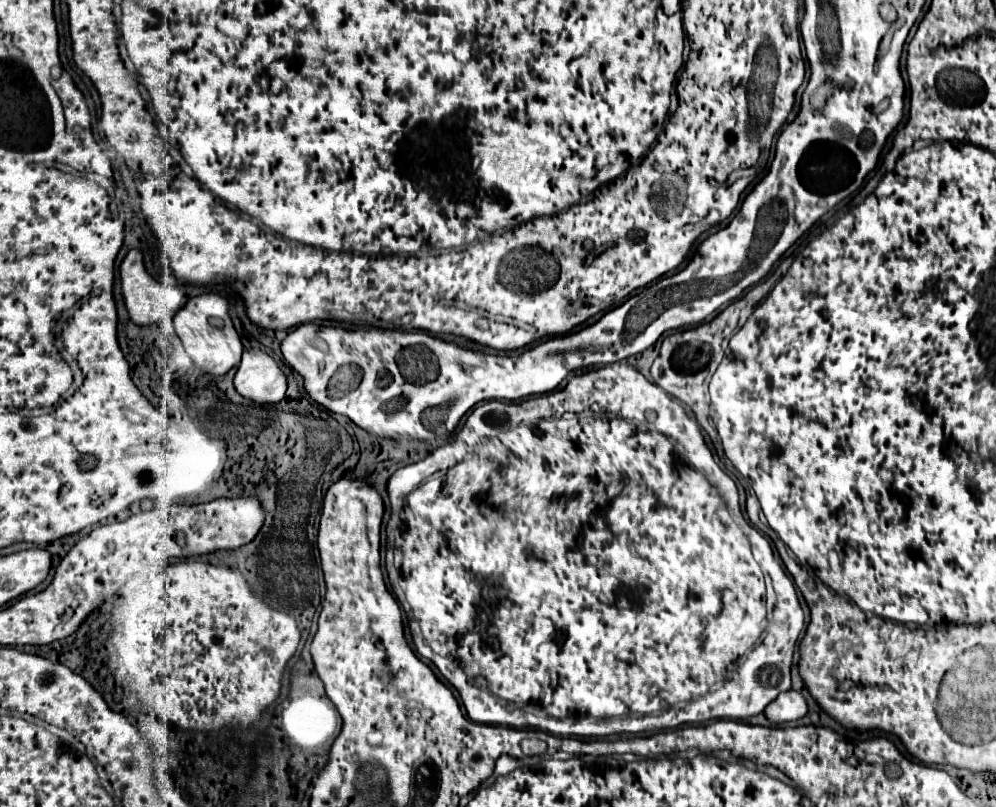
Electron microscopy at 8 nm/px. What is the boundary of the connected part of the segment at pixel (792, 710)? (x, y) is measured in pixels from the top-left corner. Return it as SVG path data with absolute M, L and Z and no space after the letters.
M786 690L782 692L776 702L770 702L770 706L766 706L764 714L772 724L782 724L782 722L794 722L798 718L802 718L808 712L808 702L806 698L796 692L796 690Z

